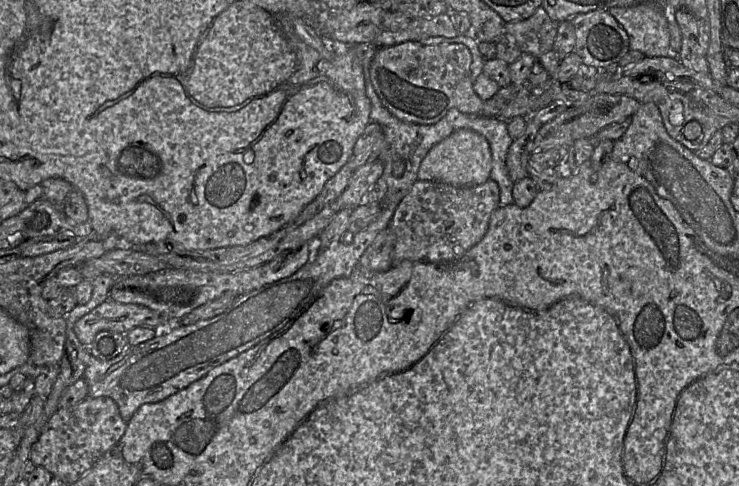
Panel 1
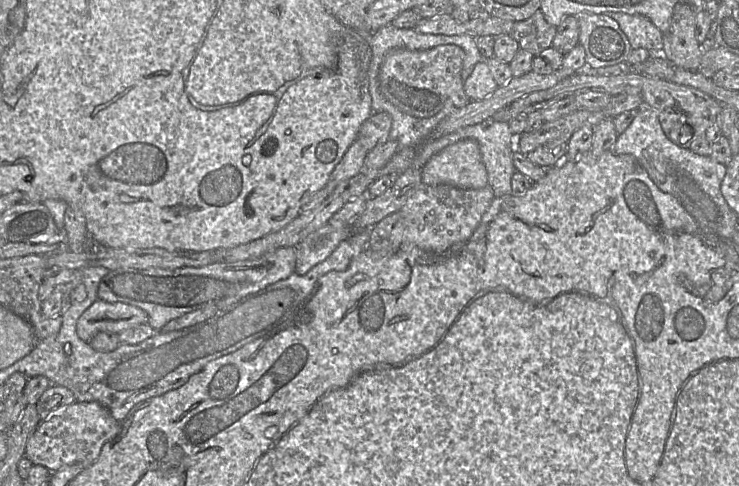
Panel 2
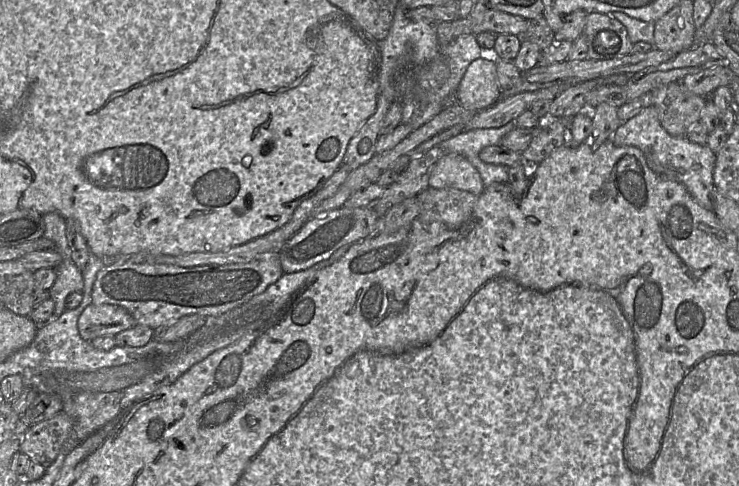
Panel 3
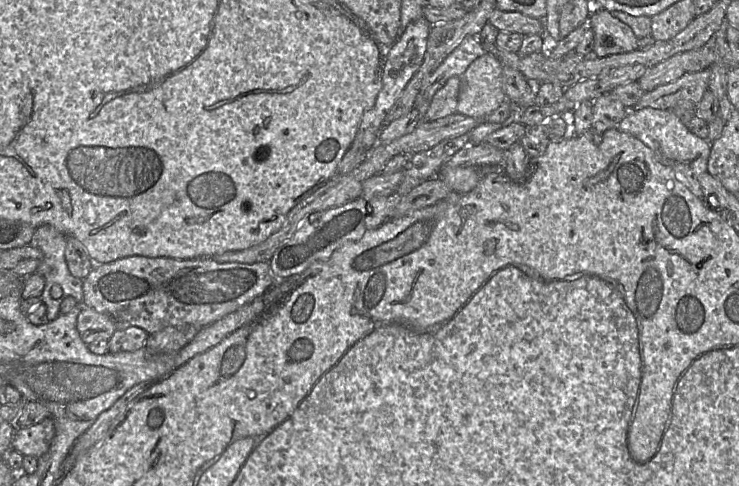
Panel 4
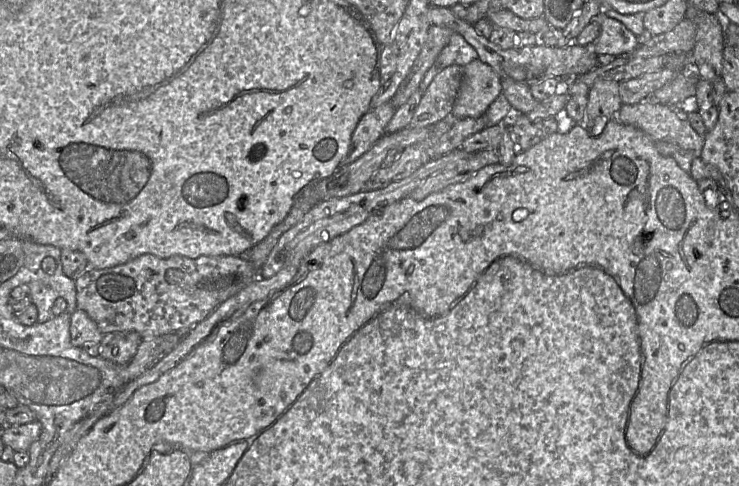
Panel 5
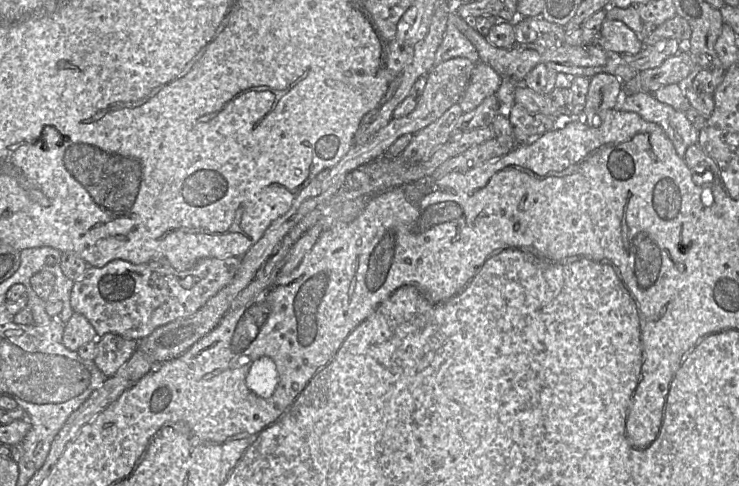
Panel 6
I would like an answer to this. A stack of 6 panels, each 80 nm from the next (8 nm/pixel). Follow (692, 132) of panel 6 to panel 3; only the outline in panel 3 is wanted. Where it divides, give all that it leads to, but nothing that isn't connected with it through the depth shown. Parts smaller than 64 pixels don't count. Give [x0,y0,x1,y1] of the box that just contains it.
[611,105,716,210]

